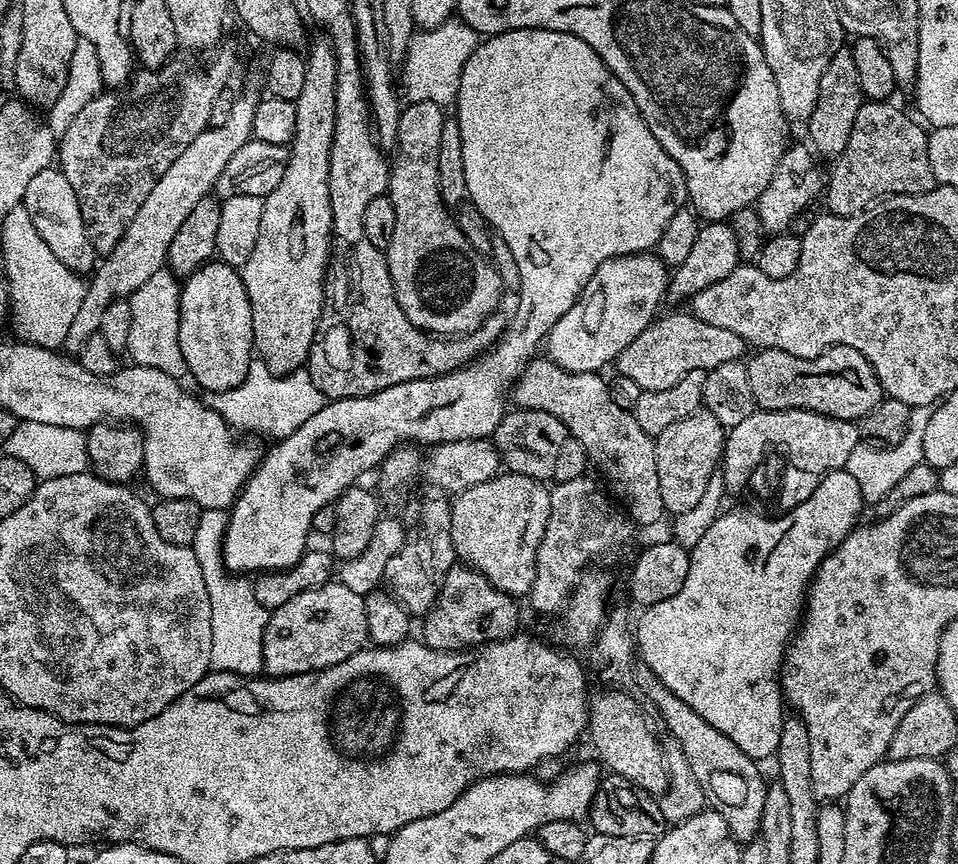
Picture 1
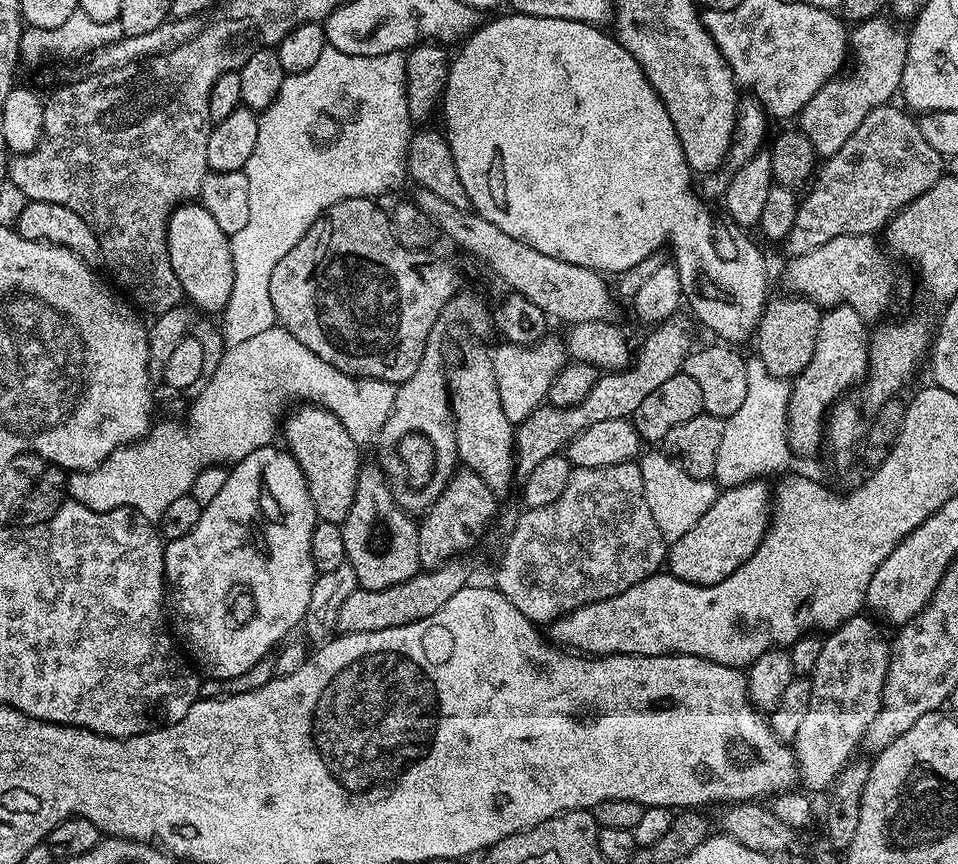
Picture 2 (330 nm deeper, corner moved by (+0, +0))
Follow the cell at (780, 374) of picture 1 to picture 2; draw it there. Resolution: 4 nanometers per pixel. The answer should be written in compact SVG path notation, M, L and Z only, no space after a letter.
M803 298L788 299L792 300L769 299L754 333L755 355L760 357L770 374L787 382L799 376L802 370L806 370L806 366L810 366L810 358L814 358L814 346L818 342L818 322L822 315L821 309L814 302Z

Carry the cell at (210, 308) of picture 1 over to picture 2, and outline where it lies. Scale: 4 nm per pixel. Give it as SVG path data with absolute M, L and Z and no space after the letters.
M189 202L173 210L168 223L168 253L185 297L204 312L223 313L230 302L230 290L234 290L232 242L203 204Z

